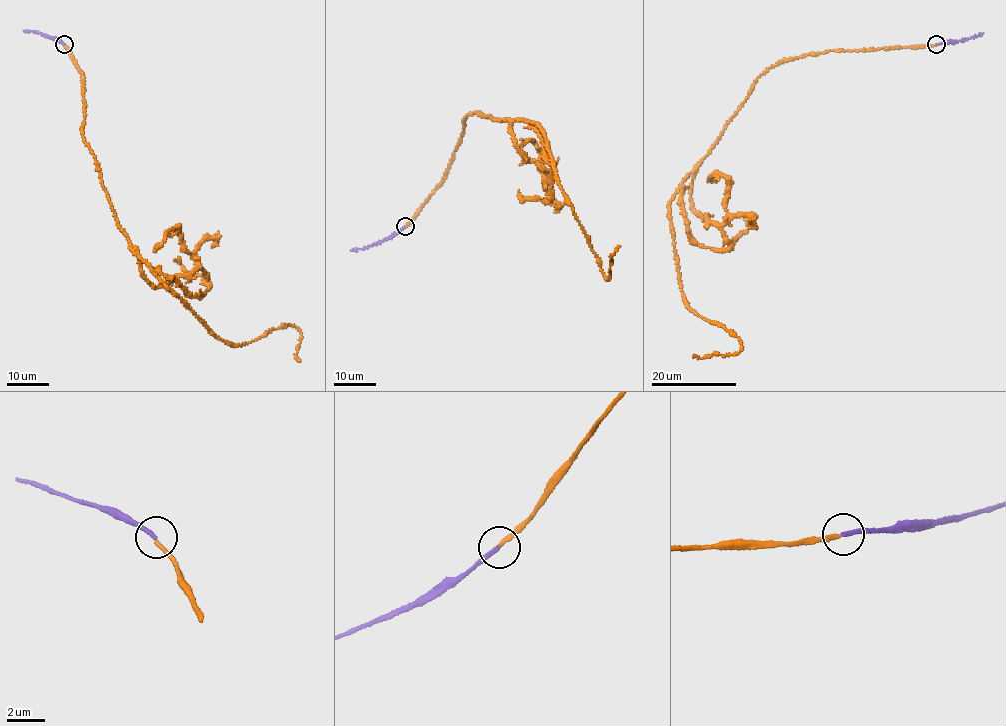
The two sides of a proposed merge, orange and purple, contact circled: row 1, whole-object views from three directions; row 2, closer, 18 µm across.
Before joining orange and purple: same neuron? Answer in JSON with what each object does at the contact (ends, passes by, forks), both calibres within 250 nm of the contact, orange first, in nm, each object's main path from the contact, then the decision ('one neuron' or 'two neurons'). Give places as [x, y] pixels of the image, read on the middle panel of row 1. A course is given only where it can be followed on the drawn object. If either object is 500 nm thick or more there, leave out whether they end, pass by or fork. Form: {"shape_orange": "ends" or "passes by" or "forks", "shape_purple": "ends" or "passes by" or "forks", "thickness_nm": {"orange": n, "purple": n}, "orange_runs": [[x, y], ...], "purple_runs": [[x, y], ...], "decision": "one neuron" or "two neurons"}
{"shape_orange": "ends", "shape_purple": "ends", "thickness_nm": {"orange": 220, "purple": 220}, "orange_runs": [[405, 226], [442, 179], [464, 116], [476, 112], [540, 128], [554, 175], [607, 279], [619, 246]], "purple_runs": [[405, 227], [365, 248], [350, 250]], "decision": "two neurons"}

